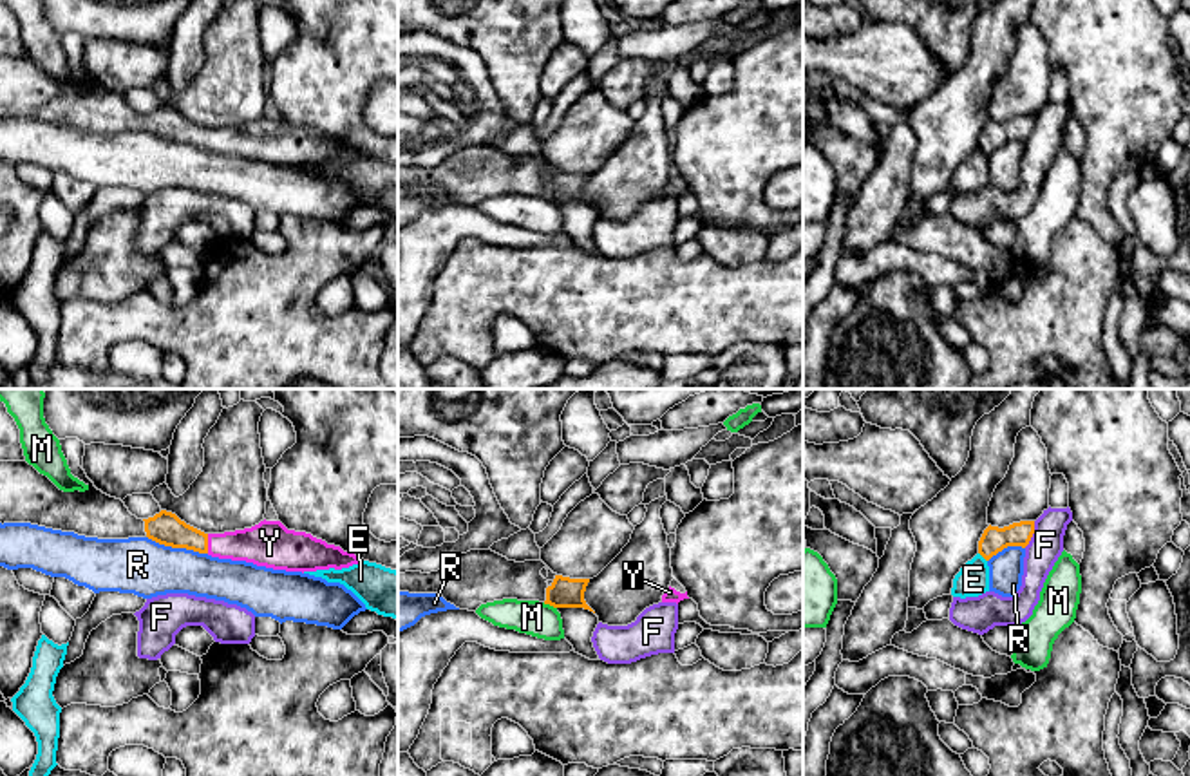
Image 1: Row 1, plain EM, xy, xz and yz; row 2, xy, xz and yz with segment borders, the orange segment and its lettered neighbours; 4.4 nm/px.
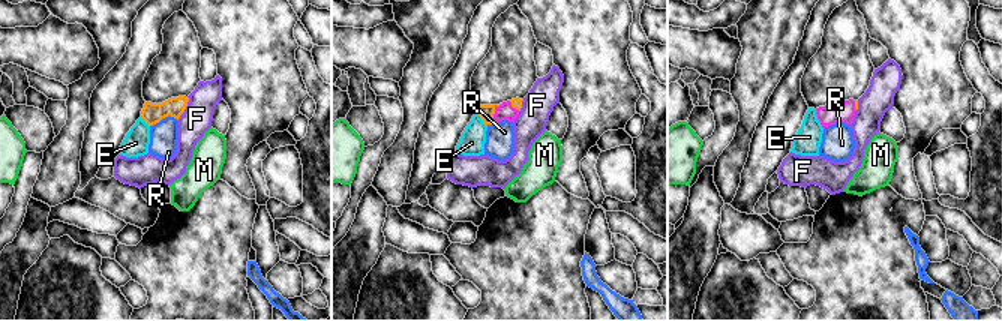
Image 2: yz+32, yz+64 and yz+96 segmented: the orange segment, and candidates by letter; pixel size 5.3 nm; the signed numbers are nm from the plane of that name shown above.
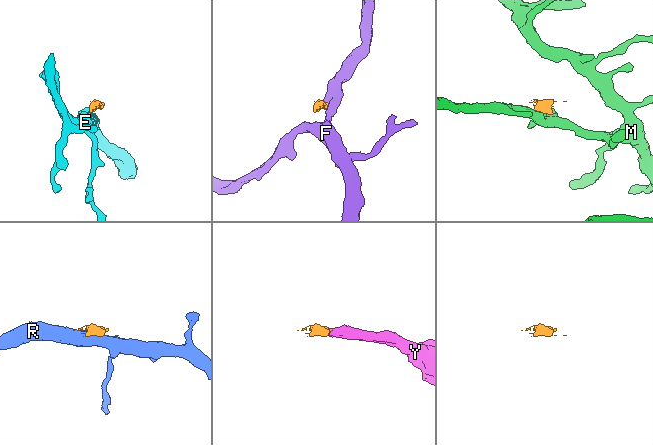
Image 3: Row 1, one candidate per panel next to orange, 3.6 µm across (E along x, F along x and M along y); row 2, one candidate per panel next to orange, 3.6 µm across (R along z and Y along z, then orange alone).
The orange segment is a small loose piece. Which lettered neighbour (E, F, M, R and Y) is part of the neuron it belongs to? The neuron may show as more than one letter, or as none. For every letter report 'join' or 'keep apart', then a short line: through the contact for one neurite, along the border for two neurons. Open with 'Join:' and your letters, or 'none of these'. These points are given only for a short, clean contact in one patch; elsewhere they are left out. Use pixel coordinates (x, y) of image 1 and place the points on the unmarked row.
Join: Y
E: keep apart
F: keep apart; line yz (1035, 116), (1035, 127), (1024, 141)
M: keep apart; line xz (543, 198), (556, 203)
R: keep apart
Y: join; line xy (167, 123), (207, 138), (263, 140)

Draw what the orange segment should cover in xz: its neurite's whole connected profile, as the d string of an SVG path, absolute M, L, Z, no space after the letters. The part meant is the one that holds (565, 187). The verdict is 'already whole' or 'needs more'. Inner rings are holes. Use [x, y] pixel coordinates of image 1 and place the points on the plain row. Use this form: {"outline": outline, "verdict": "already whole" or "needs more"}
{"outline": "M470 145L438 166L400 168L398 186L438 188L456 203L468 206L503 194L593 206L584 195L588 177L590 174L557 170L543 156L515 157L492 145Z", "verdict": "needs more"}

